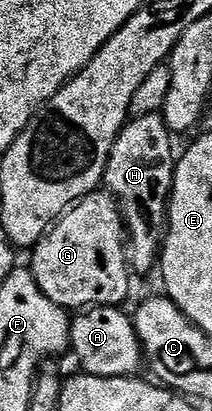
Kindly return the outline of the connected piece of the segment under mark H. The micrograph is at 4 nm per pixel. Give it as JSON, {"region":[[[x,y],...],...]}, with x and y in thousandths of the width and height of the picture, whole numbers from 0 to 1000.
{"region":[[[774,280],[651,282],[613,290],[552,328],[495,406],[491,455],[528,467],[590,535],[608,647],[632,664],[745,650],[797,523],[797,470],[816,465],[821,324],[797,319]]]}

